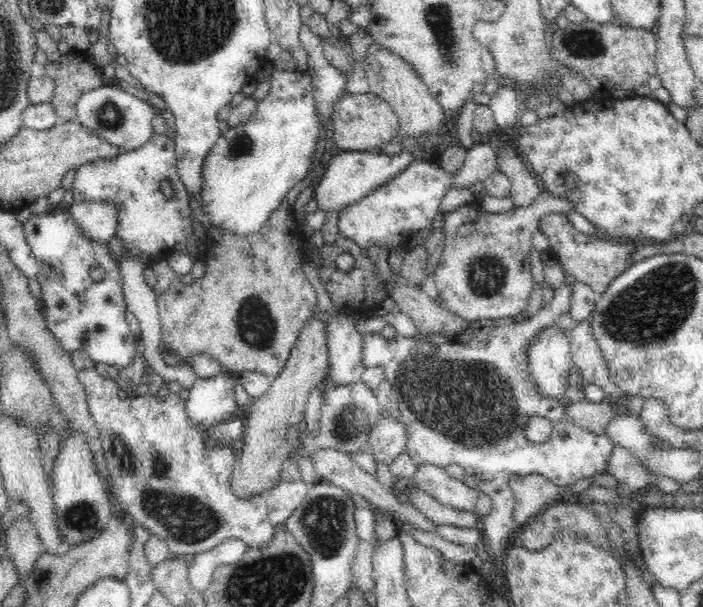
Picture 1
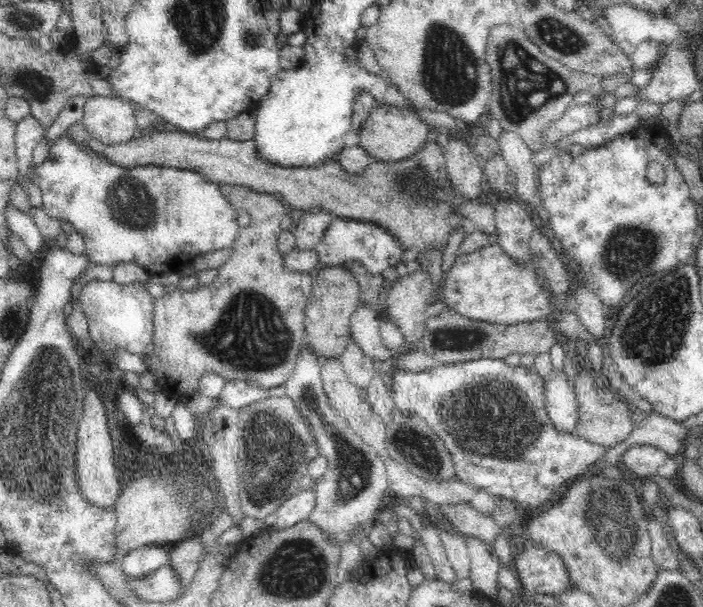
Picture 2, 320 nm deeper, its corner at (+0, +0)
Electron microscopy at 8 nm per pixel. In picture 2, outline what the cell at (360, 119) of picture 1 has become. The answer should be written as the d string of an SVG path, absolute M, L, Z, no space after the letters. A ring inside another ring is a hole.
M382 102L370 112L370 117L358 134L360 136L358 146L379 162L399 162L409 158L417 154L435 135L414 111L386 106Z

